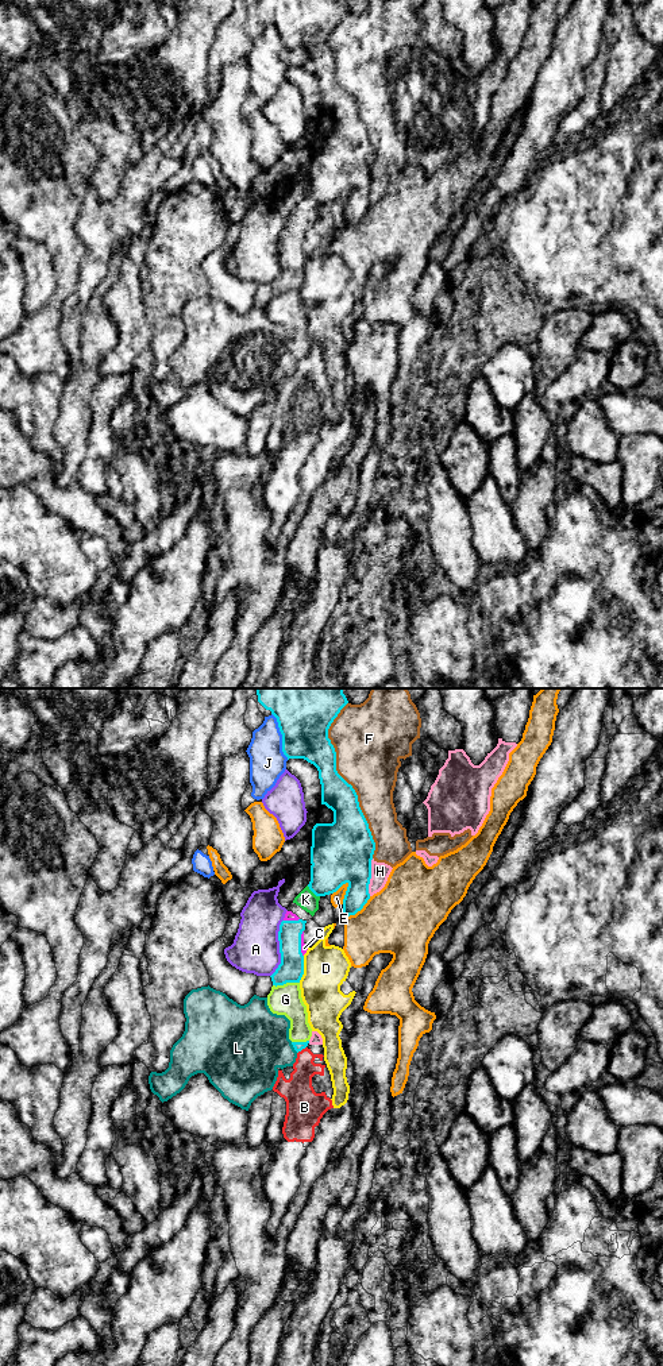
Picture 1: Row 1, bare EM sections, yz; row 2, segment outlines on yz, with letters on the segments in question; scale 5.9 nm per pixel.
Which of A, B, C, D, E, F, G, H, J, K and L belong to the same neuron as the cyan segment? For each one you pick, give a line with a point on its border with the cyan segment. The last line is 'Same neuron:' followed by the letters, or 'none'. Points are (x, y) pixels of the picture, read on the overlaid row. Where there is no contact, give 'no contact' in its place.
C: yz (300, 944)
G: yz (285, 983)
K: yz (313, 892)
Same neuron: C, G, K

